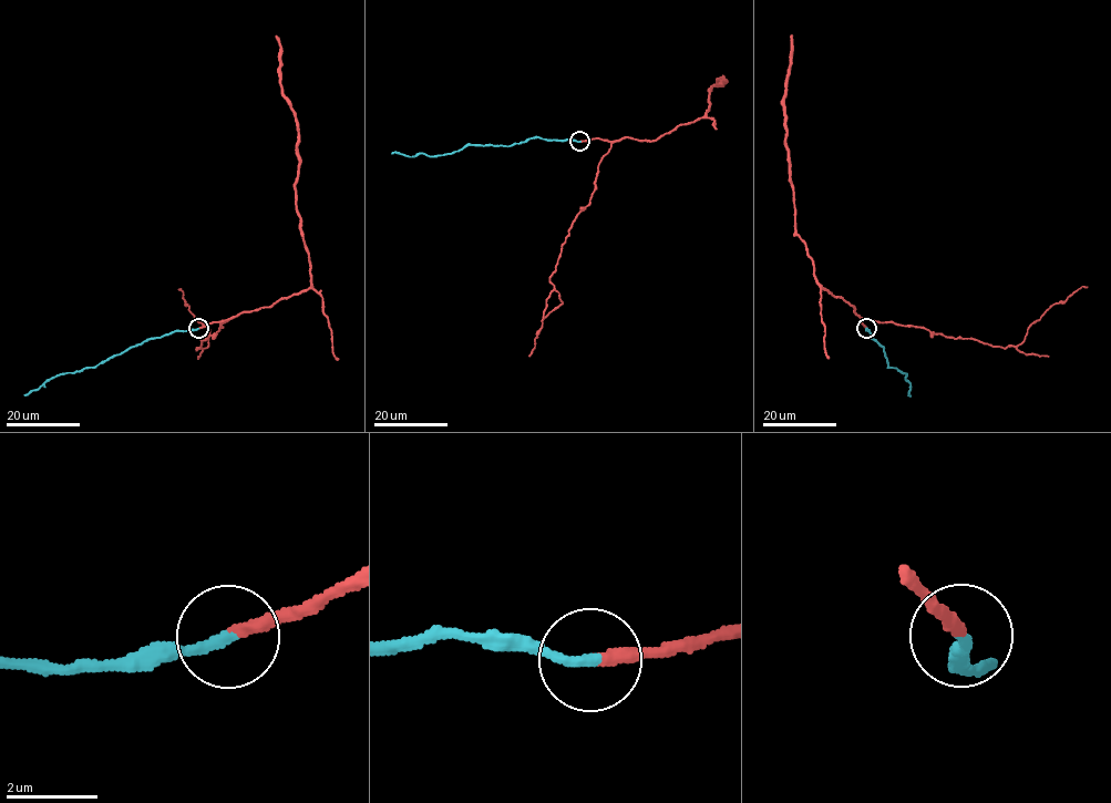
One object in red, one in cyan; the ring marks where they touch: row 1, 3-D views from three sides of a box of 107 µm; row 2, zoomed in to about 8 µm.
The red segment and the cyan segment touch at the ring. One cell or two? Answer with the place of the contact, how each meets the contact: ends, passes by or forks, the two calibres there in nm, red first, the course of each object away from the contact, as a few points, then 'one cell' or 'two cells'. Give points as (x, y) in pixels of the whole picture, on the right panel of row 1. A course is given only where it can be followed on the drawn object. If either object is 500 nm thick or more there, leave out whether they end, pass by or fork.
(866, 328) | red ends | cyan ends | 280/240 nm | red via (866, 327), (855, 308), (818, 282), (813, 261), (795, 229), (783, 105), (792, 34) | cyan via (866, 328), (870, 337), (883, 347), (888, 366), (906, 373), (911, 395) | one cell

